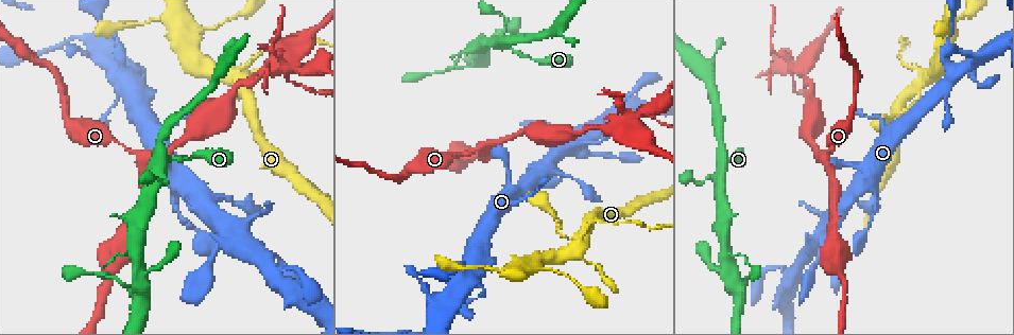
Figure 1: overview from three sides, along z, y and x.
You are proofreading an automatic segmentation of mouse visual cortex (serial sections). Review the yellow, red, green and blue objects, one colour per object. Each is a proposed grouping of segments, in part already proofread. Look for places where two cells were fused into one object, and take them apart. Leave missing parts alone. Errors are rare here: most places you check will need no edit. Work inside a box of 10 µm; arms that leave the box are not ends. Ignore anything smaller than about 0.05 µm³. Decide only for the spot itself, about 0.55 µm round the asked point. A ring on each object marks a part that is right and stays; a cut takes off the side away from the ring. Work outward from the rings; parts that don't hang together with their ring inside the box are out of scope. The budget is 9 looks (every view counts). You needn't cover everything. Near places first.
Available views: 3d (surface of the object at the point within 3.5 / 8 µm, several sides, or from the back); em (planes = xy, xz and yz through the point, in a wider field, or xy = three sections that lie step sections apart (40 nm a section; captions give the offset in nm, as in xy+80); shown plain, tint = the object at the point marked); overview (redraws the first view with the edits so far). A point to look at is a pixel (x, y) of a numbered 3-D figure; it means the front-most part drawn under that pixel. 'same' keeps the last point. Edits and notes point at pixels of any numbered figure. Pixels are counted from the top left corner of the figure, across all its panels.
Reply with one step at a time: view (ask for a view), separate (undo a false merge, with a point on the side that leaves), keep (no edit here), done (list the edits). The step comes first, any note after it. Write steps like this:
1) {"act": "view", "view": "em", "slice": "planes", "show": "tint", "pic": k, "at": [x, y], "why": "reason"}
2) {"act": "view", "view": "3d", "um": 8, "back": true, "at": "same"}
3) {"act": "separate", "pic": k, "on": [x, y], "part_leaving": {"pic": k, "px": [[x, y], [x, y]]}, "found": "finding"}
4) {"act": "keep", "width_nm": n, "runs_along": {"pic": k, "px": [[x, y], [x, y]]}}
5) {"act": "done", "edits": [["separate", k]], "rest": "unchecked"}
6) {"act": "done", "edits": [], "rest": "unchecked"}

{"act": "view", "view": "3d", "um": 8, "pic": 1, "at": [236, 76], "why": "abrupt turn"}

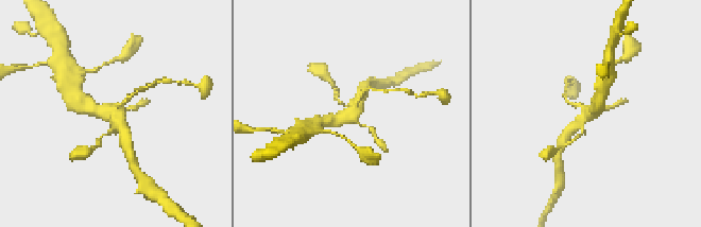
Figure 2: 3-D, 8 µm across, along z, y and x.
{"act": "view", "view": "3d", "um": 3.5, "at": "same"}

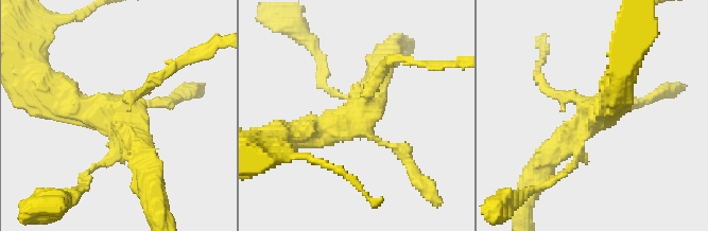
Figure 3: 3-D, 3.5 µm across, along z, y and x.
{"act": "keep", "runs_along": {"pic": 3, "px": [[380, 64], [351, 121], [295, 134]]}, "found": "continuous, no second cell"}

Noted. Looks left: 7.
{"act": "view", "view": "3d", "um": 3.5, "pic": 1, "at": [625, 121], "why": "four or more arms meet"}

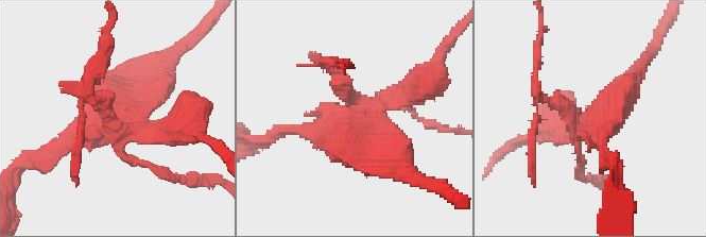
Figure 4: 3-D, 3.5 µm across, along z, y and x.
{"act": "view", "view": "em", "slice": "xy", "step": 5, "show": "tint", "pic": 4, "at": [595, 119]}

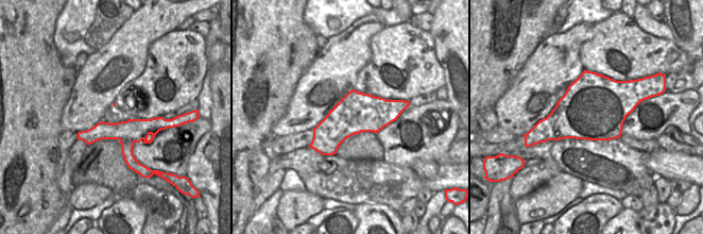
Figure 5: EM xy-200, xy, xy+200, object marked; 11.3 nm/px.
{"act": "separate", "pic": 4, "on": [344, 78], "border": {"pic": 5, "px": [[119, 122], [116, 126], [115, 138]]}, "found": "a second cell is stuck on"}

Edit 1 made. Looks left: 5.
{"act": "view", "view": "3d", "um": 8, "pic": 1, "at": [201, 197], "why": "three arms meet"}

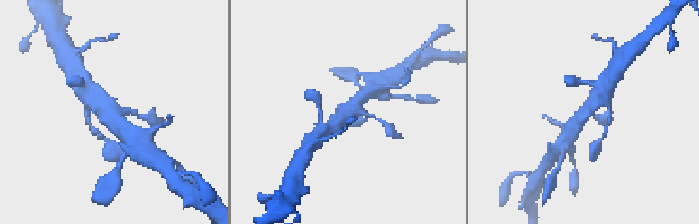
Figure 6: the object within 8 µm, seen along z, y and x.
{"act": "view", "view": "em", "slice": "planes", "show": "tint", "at": "same", "arms": 3, "arm_widths_nm": [150, 450, 450]}

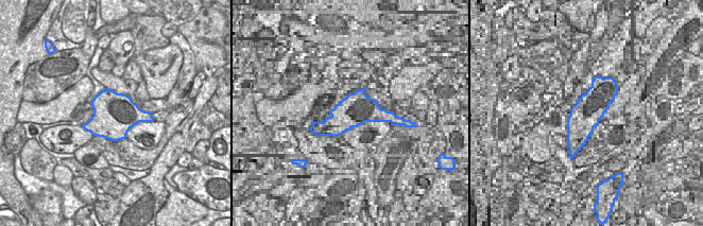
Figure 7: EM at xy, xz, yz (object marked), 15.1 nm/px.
{"act": "keep", "runs_along": {"pic": 6, "px": [[606, 95], [591, 104], [569, 132]]}, "found": "one cell here"}

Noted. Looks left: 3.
{"act": "view", "view": "3d", "um": 3.5, "pic": 1, "at": [475, 155], "why": "thick turns thin"}

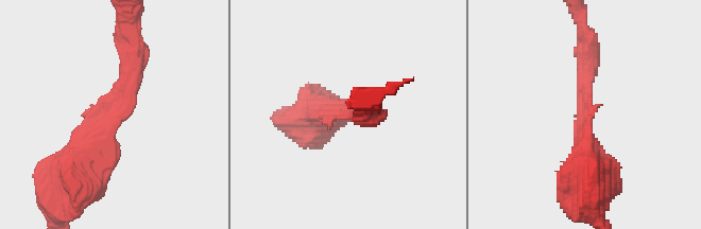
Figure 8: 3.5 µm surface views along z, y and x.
{"act": "view", "view": "em", "slice": "xy", "step": 3, "show": "tint", "pic": 8, "at": [112, 122]}

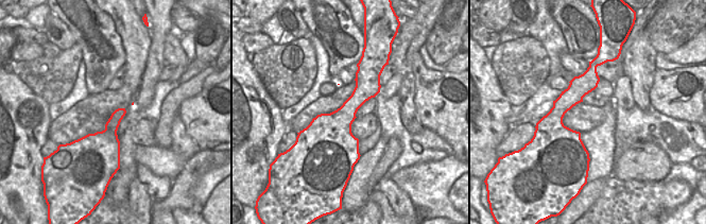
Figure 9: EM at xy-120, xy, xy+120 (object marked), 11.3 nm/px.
{"act": "view", "view": "em", "slice": "xy", "step": 5, "show": "tint", "at": "same", "why": "cut it another way"}

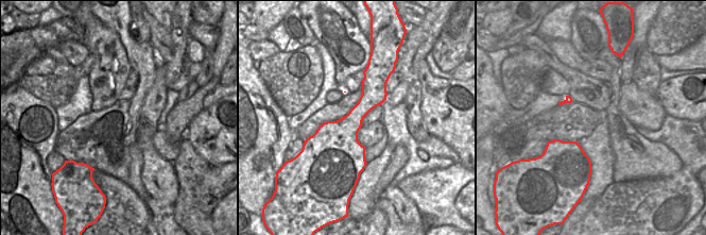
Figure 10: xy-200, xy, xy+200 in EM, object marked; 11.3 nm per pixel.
{"act": "keep", "runs_along": {"pic": 8, "px": [[134, 55], [127, 101], [74, 179]]}, "found": "continuous, no second cell"}

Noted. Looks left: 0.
{"act": "done", "edits": [["separate", 4]], "rest": "unchecked"}

